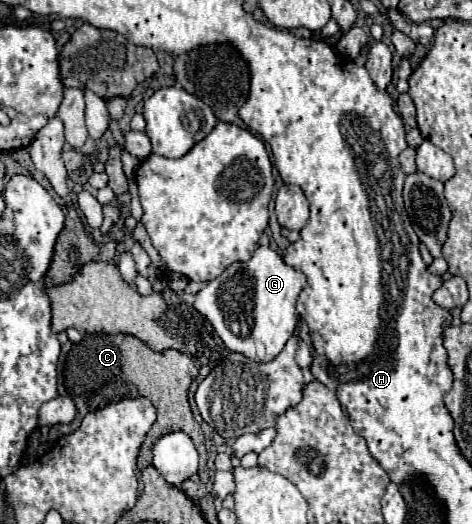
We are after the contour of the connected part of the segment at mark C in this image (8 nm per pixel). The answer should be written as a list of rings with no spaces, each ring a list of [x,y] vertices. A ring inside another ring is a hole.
[[[84,335],[80,343],[76,343],[70,353],[66,355],[64,363],[64,385],[74,399],[78,407],[78,417],[74,423],[70,423],[70,431],[80,425],[84,415],[92,409],[102,409],[112,401],[118,401],[122,397],[148,397],[152,405],[156,407],[156,421],[154,421],[154,431],[148,431],[146,441],[140,447],[138,453],[138,465],[140,469],[148,467],[152,463],[152,445],[156,439],[164,433],[172,431],[184,431],[192,437],[200,461],[198,475],[206,483],[208,481],[208,469],[206,469],[206,447],[204,447],[204,433],[200,425],[194,421],[194,415],[188,405],[188,387],[192,383],[192,373],[198,371],[194,361],[176,351],[176,349],[166,349],[162,353],[148,349],[140,339],[132,335]]]

